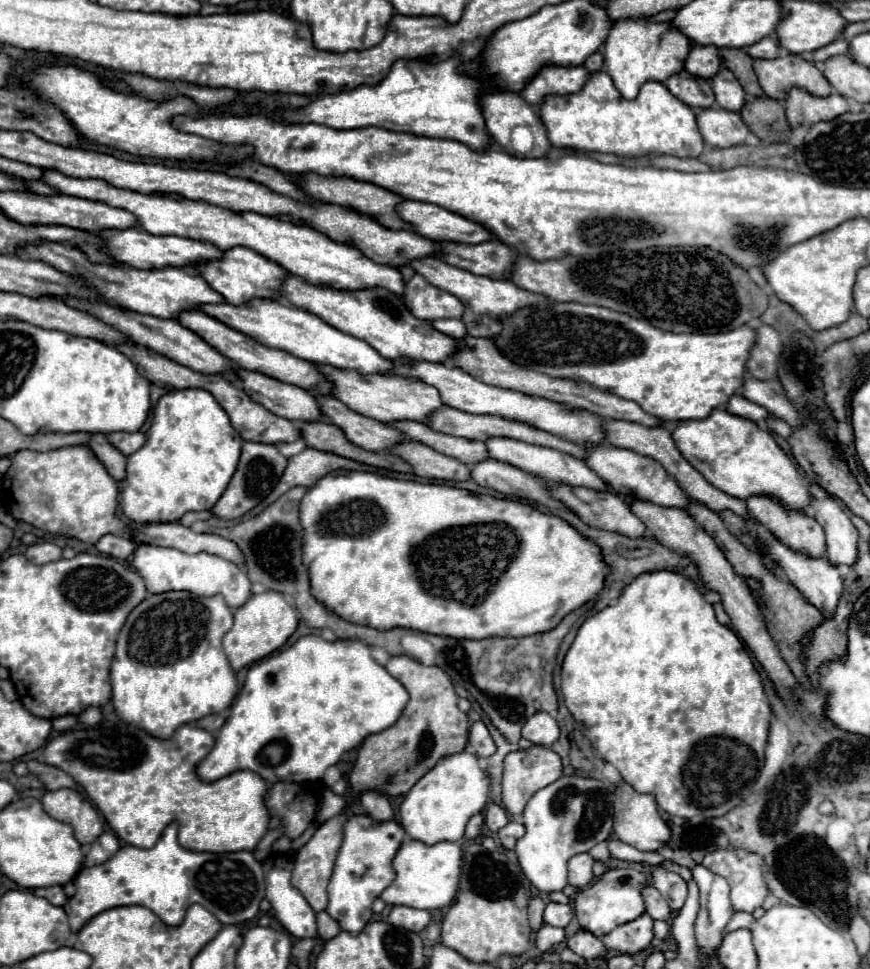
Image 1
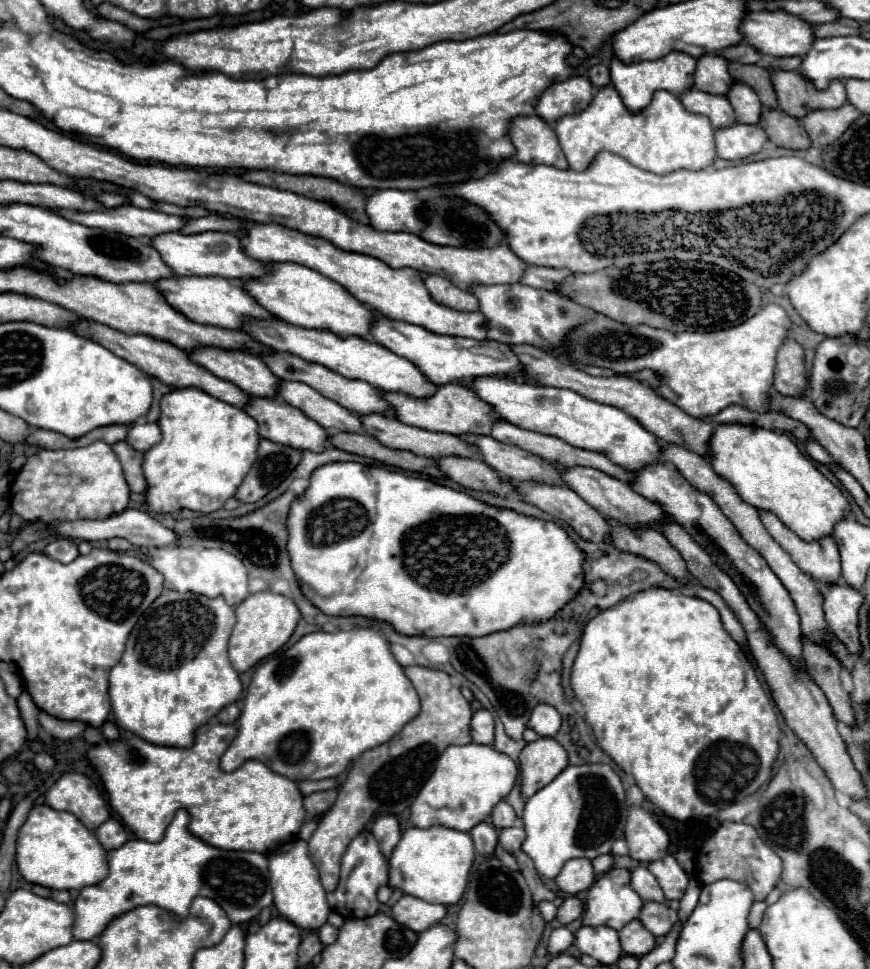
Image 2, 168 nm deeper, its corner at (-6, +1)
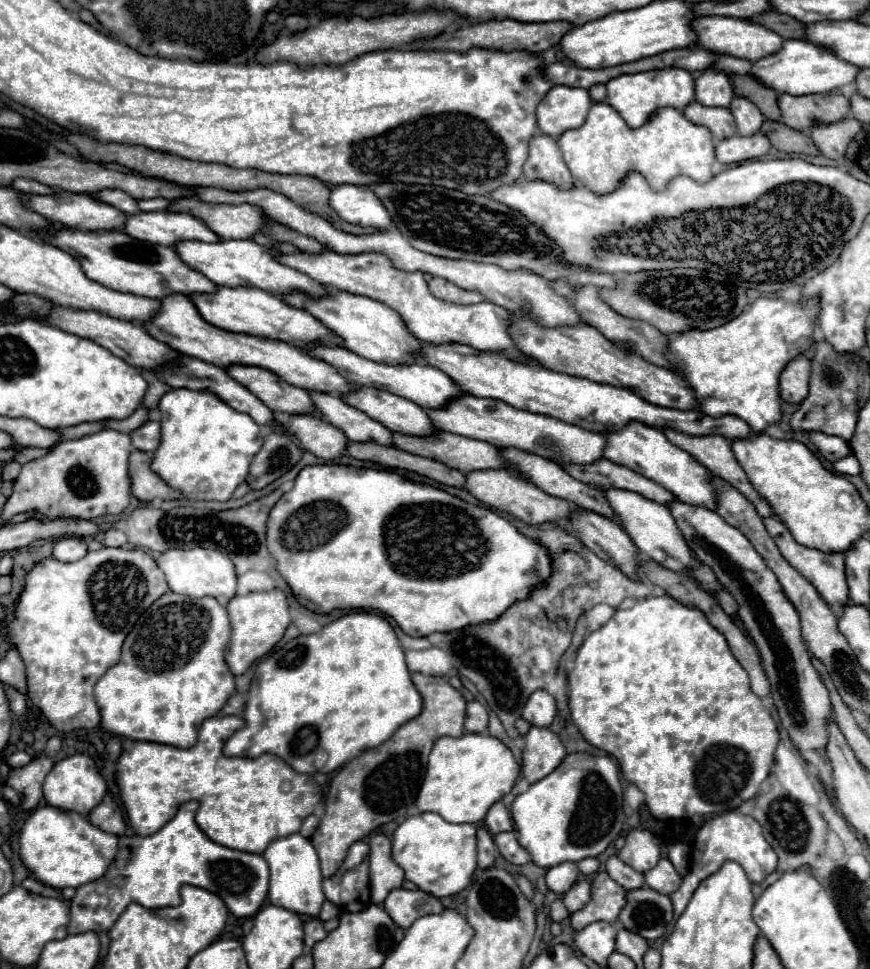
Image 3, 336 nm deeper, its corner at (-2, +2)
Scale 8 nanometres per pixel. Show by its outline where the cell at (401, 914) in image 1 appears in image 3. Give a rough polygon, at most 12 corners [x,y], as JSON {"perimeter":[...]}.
{"perimeter":[[393,889],[385,903],[391,919],[407,929],[423,915],[441,913],[437,897]]}

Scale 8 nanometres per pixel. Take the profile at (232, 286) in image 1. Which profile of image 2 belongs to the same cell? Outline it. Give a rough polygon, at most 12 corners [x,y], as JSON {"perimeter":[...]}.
{"perimeter":[[299,264],[243,288],[271,314],[339,338],[371,336],[375,310]]}

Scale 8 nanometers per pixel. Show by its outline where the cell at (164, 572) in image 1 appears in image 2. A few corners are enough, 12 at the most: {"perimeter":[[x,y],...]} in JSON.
{"perimeter":[[155,548],[165,588],[229,606],[249,596],[247,570],[219,548]]}

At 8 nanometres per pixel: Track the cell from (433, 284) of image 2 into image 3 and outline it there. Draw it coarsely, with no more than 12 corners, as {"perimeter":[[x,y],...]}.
{"perimeter":[[431,277],[429,291],[443,301],[471,305],[483,295]]}

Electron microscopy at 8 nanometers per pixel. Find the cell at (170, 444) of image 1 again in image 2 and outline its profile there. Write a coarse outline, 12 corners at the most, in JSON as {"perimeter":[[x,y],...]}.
{"perimeter":[[199,388],[161,398],[147,506],[215,512],[257,456],[257,422]]}

